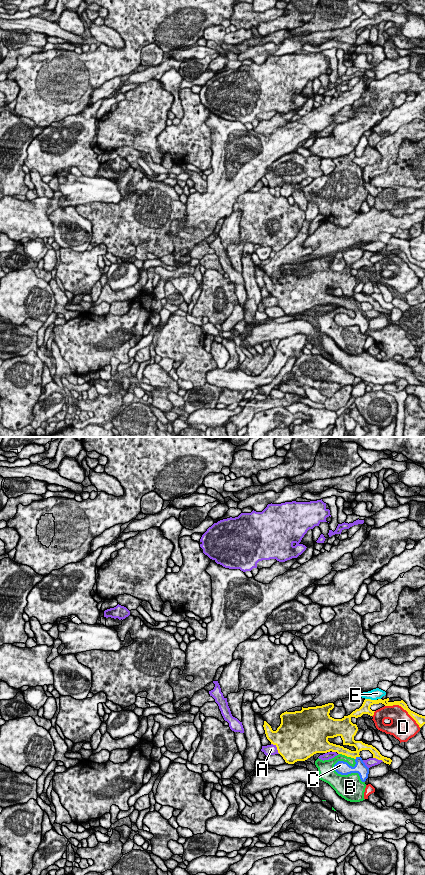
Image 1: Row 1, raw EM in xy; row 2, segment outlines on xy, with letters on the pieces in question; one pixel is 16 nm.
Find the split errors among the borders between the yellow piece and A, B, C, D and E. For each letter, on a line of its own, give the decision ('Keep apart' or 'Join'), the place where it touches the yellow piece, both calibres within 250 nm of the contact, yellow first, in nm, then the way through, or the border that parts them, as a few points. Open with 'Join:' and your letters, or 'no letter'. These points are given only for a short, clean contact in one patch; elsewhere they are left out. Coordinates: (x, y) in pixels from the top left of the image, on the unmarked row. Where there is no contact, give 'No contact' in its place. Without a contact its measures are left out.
Join: C
A: Keep apart. Touches yellow at xy (277, 300). Thickness 500 nm (yellow) against 160 nm
B: Keep apart. Touches yellow at xy (347, 308). Thickness 140 nm (yellow) against 130 nm. Boundary: xy (339, 305), (354, 311)
C: Join. Touches yellow at xy (357, 308). Thickness 160 nm (yellow) against 190 nm. Path across: xy (359, 297), (357, 308), (360, 319)
D: Keep apart. Touches yellow at xy (404, 261). Thickness 120 nm (yellow) against 380 nm
E: Keep apart. Touches yellow at xy (370, 251). Thickness 160 nm (yellow) against 170 nm

